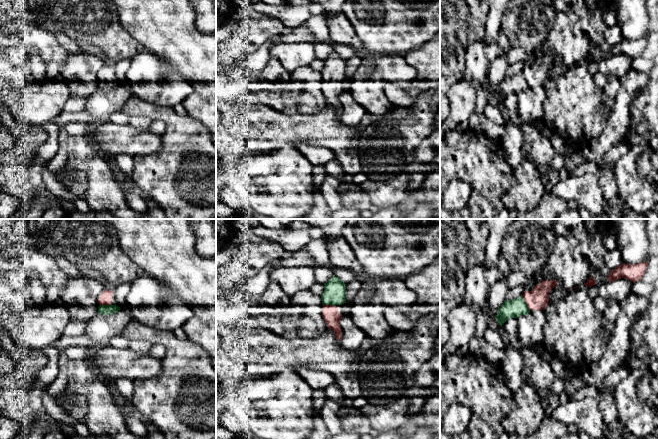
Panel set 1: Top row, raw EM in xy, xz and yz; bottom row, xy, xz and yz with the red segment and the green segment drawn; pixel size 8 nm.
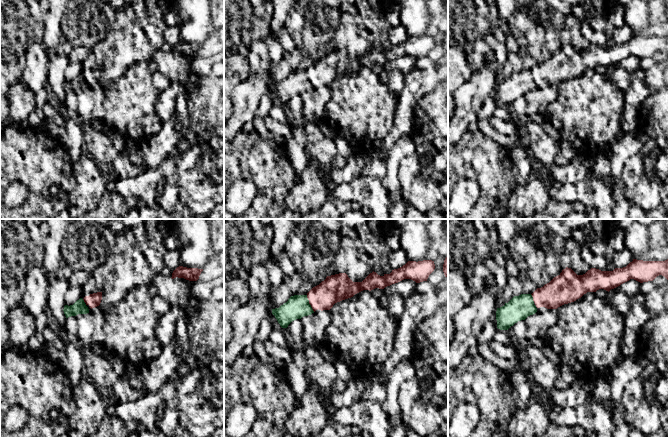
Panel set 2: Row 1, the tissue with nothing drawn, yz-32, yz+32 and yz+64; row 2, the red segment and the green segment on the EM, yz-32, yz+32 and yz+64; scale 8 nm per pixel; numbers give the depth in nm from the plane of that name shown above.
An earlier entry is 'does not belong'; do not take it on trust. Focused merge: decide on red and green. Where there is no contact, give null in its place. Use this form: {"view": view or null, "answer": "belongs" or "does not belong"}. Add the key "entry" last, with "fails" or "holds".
{"view": "yz", "answer": "belongs", "entry": "fails"}

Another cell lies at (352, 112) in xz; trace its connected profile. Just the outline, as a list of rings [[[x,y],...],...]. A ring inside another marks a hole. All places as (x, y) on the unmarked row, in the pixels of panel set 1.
[[[349,88],[342,90],[339,100],[342,106],[342,122],[346,126],[360,128],[364,109],[353,99]]]

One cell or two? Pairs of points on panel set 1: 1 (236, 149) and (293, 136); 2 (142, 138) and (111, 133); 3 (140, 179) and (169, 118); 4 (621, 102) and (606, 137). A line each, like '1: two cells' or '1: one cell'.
1: one cell
2: one cell
3: one cell
4: one cell

